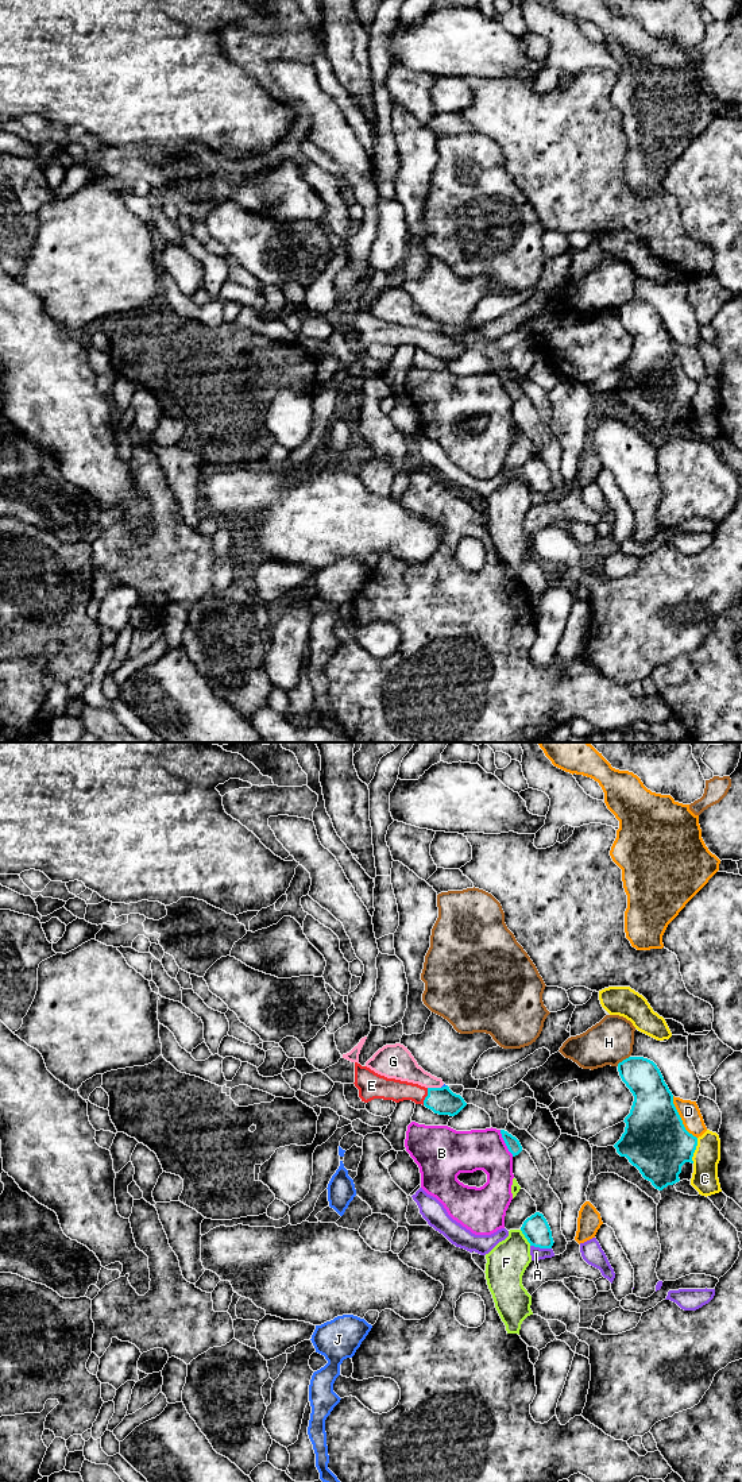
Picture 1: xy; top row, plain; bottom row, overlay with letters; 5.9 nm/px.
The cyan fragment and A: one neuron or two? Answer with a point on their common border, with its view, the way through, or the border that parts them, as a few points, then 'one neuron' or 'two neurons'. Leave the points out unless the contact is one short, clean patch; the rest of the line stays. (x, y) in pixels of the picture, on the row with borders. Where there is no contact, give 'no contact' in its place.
contact xy (541, 1247); border xy (530, 1245), (551, 1249); two neurons

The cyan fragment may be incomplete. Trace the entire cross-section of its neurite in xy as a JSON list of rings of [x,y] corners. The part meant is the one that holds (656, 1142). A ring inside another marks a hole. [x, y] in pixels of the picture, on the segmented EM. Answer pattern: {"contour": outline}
{"contour": [[[629,1057],[618,1064],[618,1072],[634,1101],[623,1120],[625,1132],[614,1147],[662,1190],[680,1181],[685,1162],[693,1163],[697,1138],[685,1130],[673,1095],[653,1061]]]}

